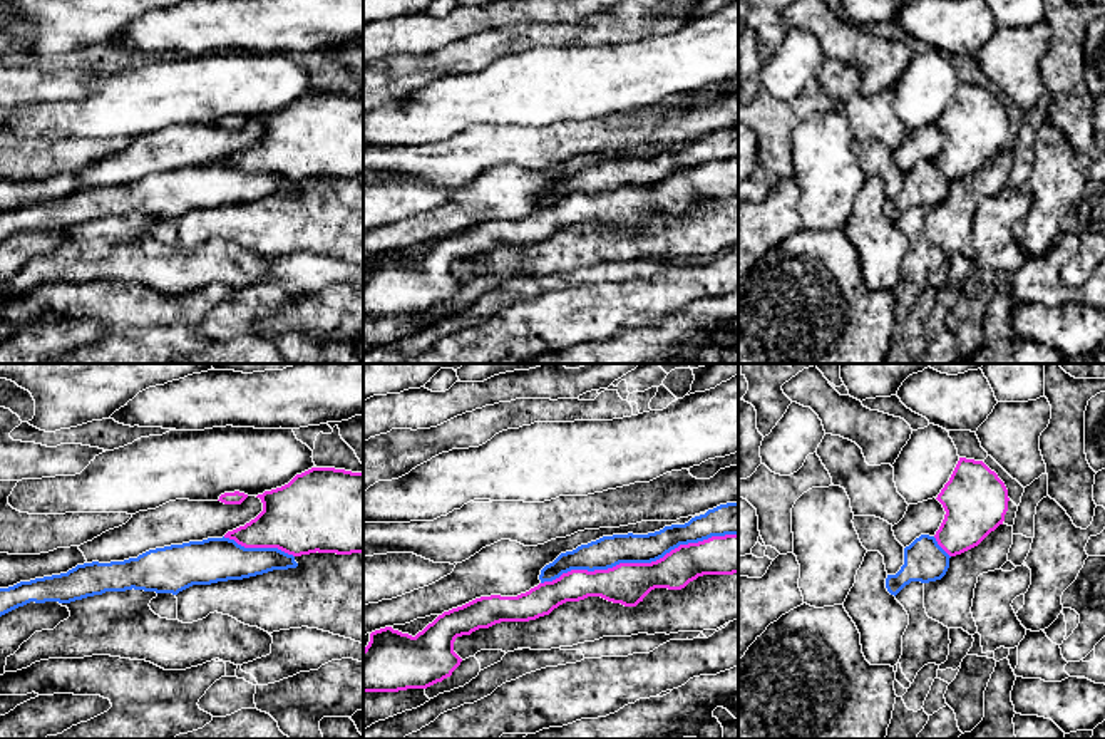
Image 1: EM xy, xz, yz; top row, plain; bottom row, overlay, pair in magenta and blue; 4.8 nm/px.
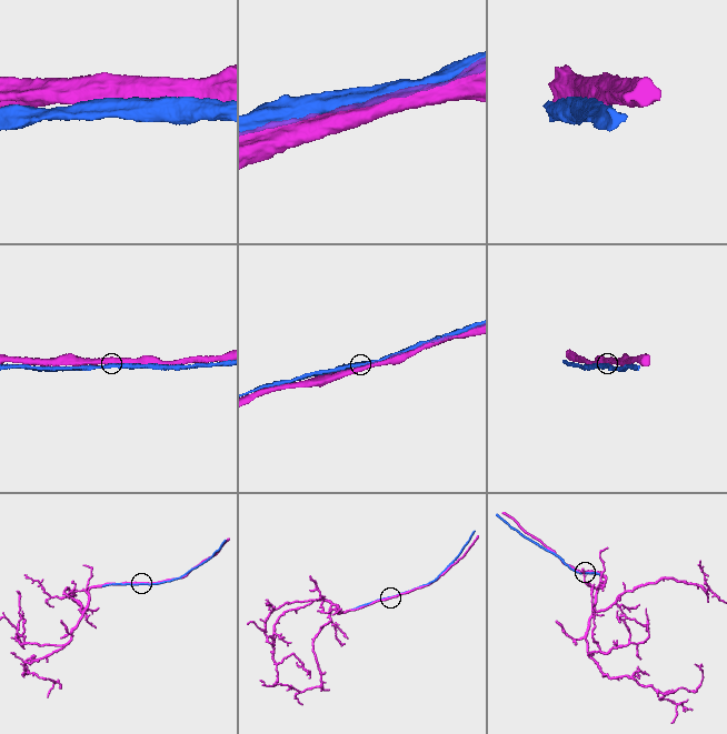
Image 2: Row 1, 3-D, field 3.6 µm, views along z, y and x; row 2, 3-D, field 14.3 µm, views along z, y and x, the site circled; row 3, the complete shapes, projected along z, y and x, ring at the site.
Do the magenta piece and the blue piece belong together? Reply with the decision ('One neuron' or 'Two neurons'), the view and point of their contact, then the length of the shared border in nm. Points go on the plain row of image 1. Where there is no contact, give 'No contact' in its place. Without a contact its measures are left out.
One neuron. Touches magenta at xz (638, 188). Shared border 950 nm

